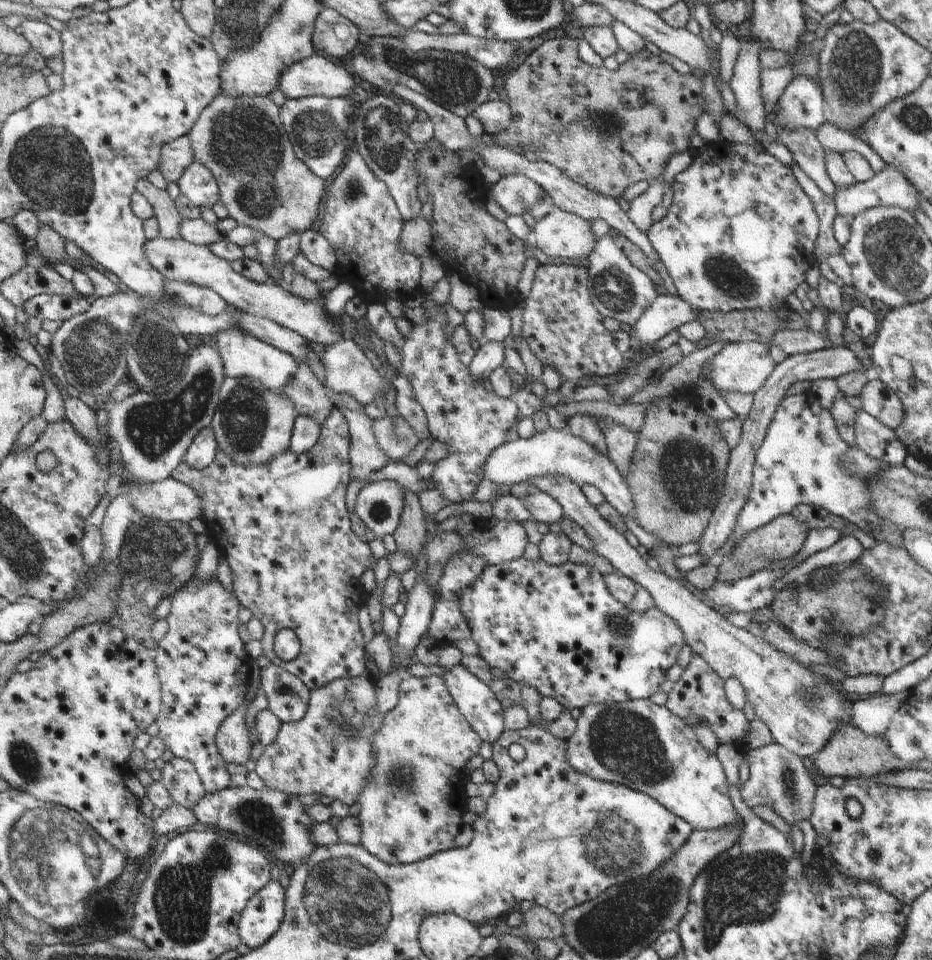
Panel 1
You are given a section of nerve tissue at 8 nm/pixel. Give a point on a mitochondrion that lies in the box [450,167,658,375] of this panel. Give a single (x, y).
(610, 291)

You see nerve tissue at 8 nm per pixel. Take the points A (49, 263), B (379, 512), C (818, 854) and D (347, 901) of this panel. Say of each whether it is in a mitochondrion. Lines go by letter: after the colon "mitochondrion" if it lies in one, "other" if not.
A: other
B: mitochondrion
C: other
D: mitochondrion

